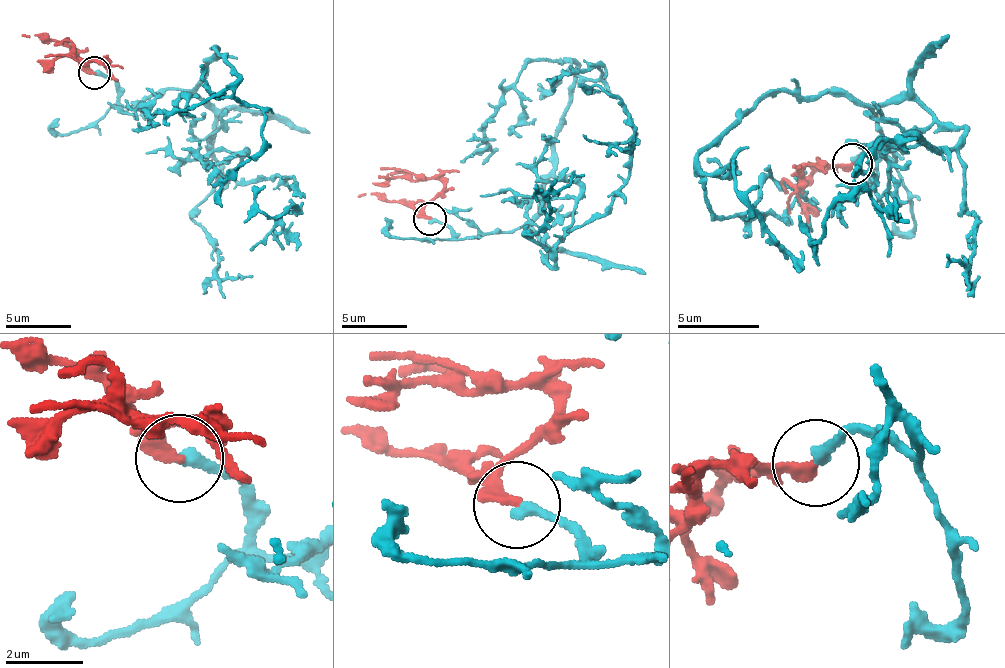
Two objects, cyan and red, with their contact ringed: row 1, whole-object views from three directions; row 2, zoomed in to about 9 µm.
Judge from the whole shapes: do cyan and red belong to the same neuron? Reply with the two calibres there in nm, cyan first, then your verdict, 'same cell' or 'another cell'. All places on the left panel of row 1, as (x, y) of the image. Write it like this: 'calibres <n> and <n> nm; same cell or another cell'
calibres 300 and 280 nm; same cell

